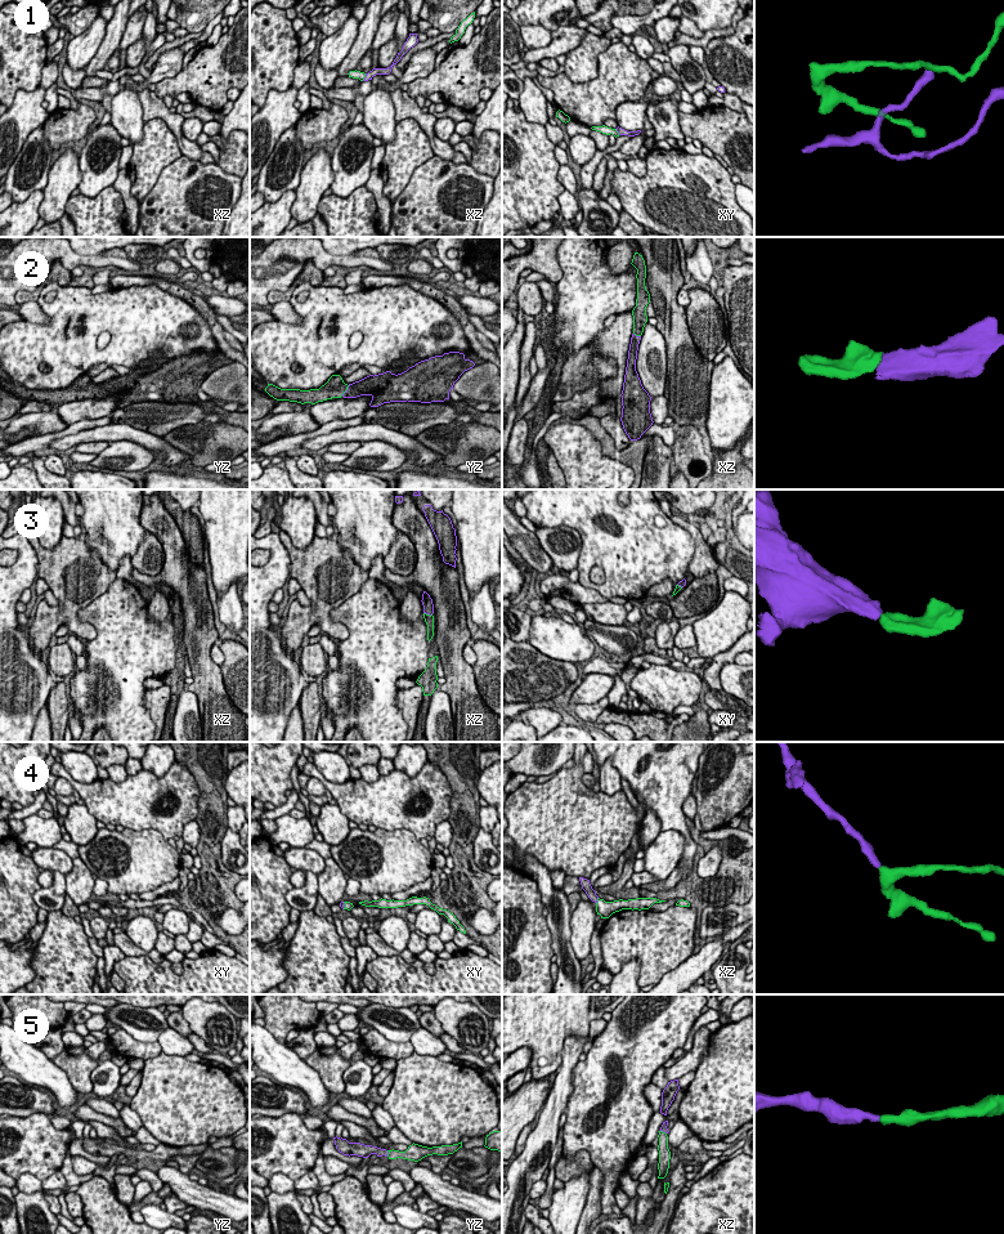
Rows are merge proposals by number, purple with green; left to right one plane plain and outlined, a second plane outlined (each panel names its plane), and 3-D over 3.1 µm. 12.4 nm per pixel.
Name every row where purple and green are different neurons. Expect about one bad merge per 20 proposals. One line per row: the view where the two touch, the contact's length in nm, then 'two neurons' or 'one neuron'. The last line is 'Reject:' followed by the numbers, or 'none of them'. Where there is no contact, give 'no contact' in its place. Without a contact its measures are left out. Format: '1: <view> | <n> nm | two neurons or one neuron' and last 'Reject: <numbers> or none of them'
1: xz | 110 nm | two neurons
2: yz | 160 nm | one neuron
3: xz | 120 nm | one neuron
4: xz | 90 nm | one neuron
5: yz | 80 nm | one neuron
Reject: 1

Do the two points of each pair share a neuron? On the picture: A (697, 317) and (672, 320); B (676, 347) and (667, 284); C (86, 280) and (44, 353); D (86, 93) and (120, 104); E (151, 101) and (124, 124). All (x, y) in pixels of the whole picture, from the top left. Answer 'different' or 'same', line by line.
A: different
B: same
C: different
D: different
E: different

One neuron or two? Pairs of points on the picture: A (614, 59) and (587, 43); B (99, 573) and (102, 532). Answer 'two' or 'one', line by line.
A: two
B: two

